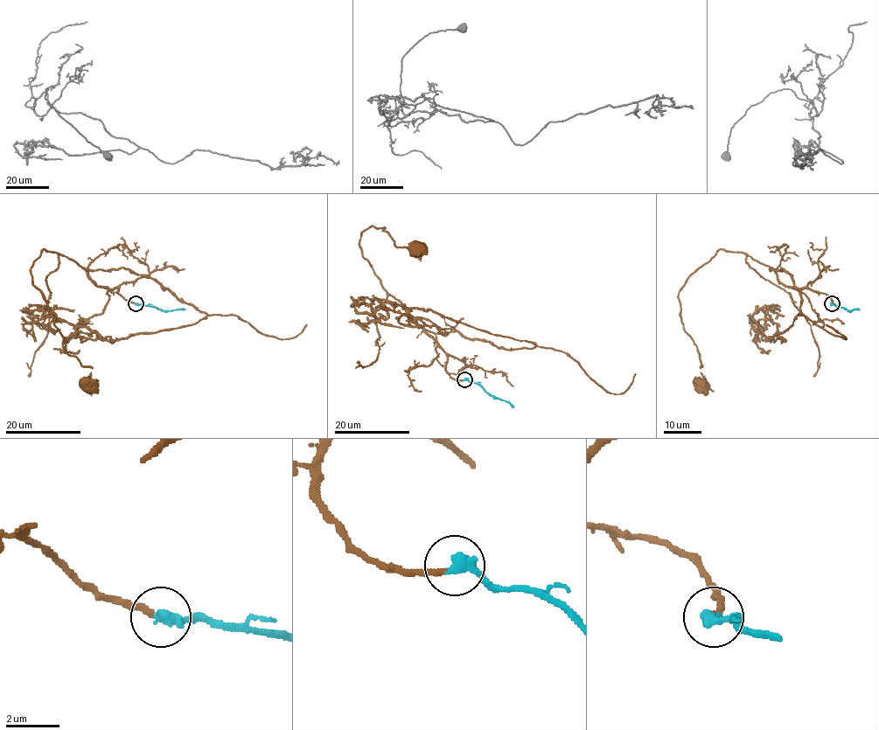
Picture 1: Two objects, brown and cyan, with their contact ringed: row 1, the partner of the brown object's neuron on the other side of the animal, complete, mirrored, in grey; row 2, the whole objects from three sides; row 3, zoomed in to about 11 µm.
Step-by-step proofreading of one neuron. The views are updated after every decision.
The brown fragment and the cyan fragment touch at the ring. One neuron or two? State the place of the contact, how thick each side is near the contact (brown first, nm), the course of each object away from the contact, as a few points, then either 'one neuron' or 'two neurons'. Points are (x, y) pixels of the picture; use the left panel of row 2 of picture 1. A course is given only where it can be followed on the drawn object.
at (136, 303); 190 nm thick on the brown side, 500 nm on the other; brown runs (136, 303), (99, 287), (59, 253), (44, 249), (34, 260), (32, 283), (66, 351), (92, 368), (87, 383); cyan runs (136, 304), (163, 310), (185, 309); one neuron

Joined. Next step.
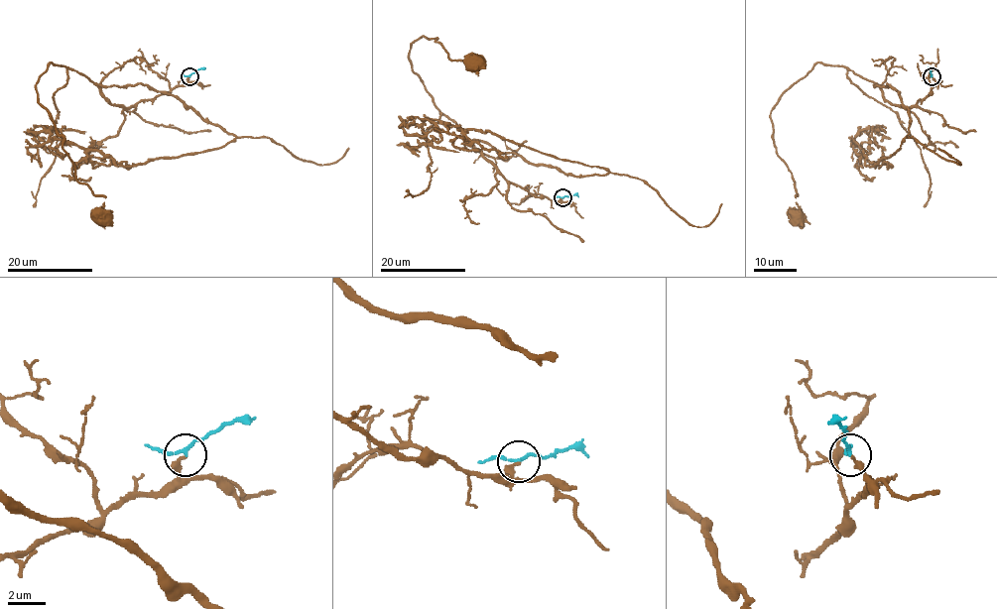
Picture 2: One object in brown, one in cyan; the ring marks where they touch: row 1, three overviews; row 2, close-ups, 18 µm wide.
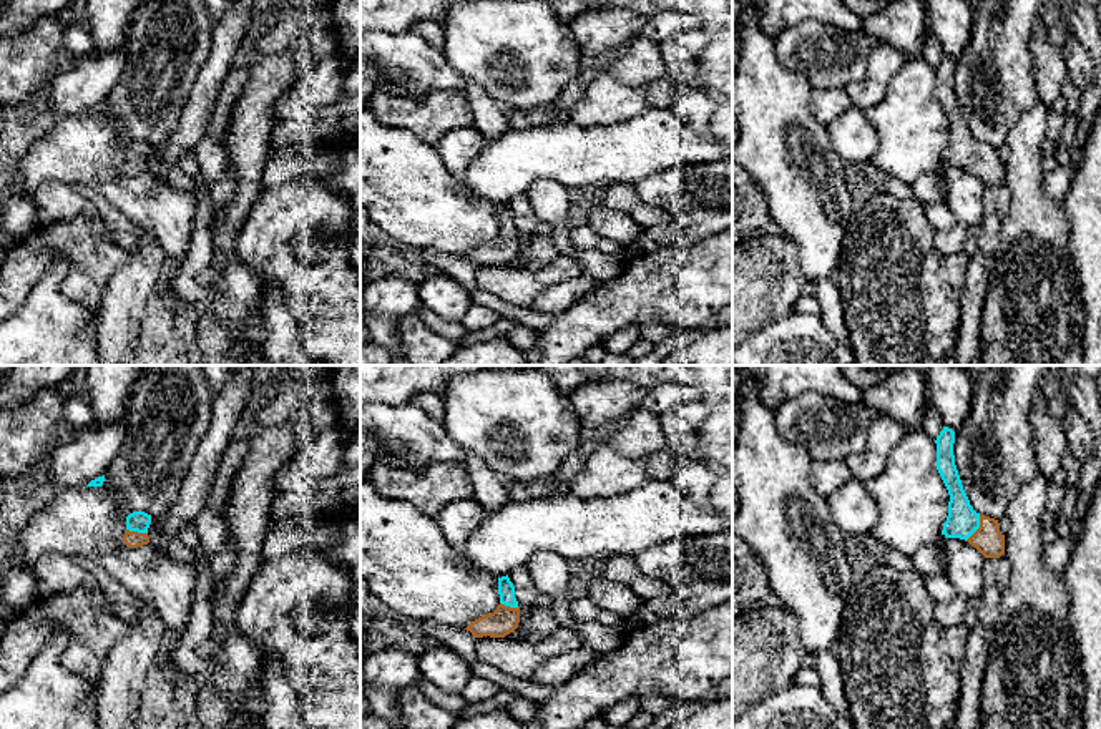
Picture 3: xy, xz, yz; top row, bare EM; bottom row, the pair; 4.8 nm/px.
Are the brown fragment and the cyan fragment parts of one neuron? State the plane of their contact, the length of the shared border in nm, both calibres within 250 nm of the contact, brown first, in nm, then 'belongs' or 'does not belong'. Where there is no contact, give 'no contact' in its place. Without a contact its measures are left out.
meets brown in yz; contact 140 nm long; 140 nm thick on the brown side, 160 nm on the other; belongs

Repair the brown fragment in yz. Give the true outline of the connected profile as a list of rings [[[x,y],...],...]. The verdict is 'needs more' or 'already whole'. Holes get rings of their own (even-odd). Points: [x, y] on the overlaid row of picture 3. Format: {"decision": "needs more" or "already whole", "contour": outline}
{"decision": "needs more", "contour": [[[943,427],[935,443],[937,470],[950,495],[942,535],[966,540],[985,558],[1000,558],[1005,553],[1005,535],[1000,531],[998,520],[976,513],[970,505],[955,465],[955,432]]]}

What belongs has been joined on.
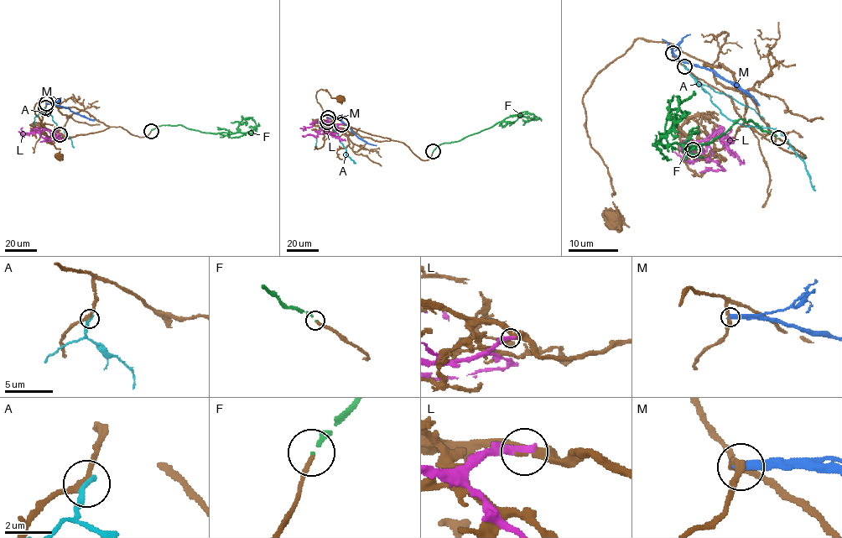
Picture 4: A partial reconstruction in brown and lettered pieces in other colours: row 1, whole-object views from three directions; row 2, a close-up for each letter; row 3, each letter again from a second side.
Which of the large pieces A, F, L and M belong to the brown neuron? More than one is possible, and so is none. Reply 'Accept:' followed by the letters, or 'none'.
Accept: F

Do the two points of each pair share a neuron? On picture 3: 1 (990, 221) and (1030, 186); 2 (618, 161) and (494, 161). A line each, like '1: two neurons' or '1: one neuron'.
1: two neurons
2: one neuron

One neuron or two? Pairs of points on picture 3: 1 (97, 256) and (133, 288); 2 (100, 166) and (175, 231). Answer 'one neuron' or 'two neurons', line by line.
1: two neurons
2: one neuron

